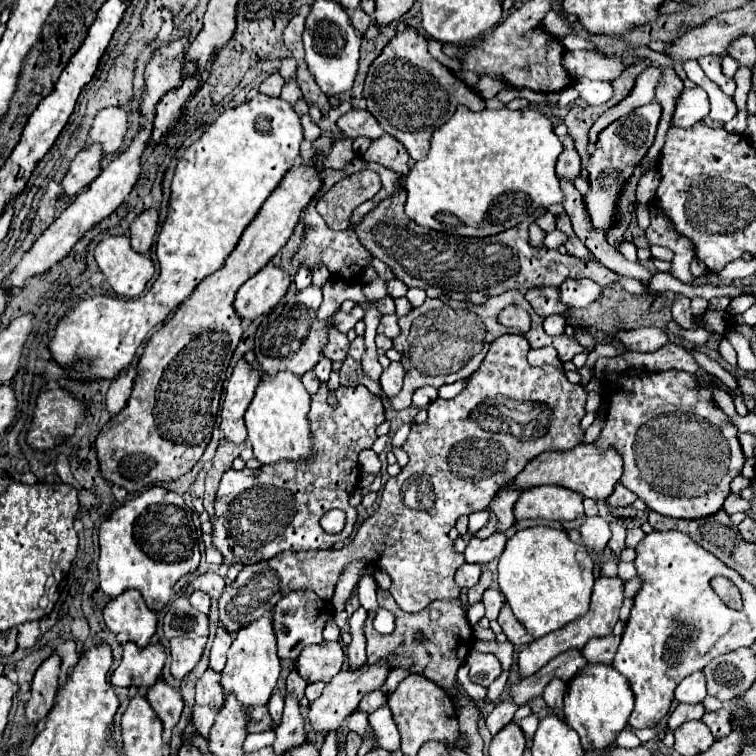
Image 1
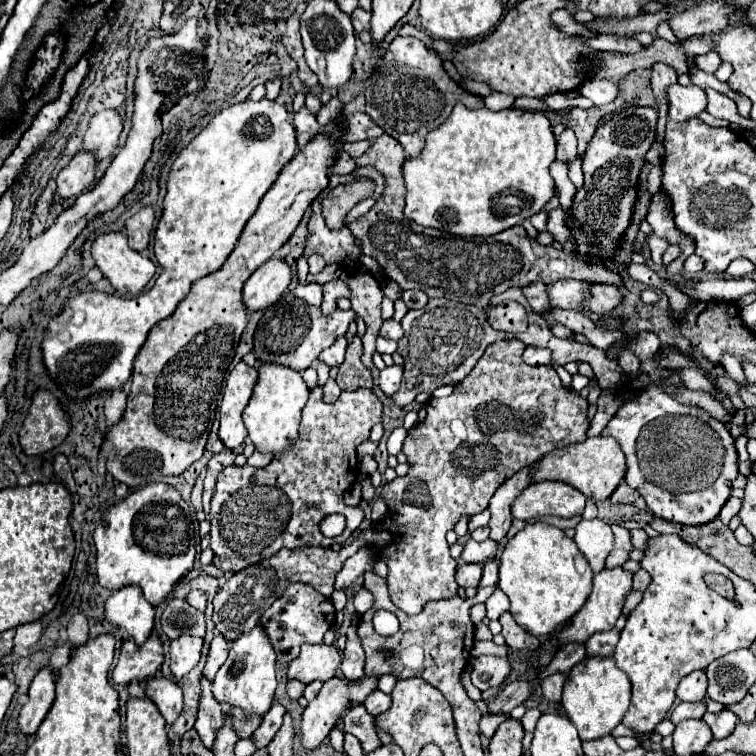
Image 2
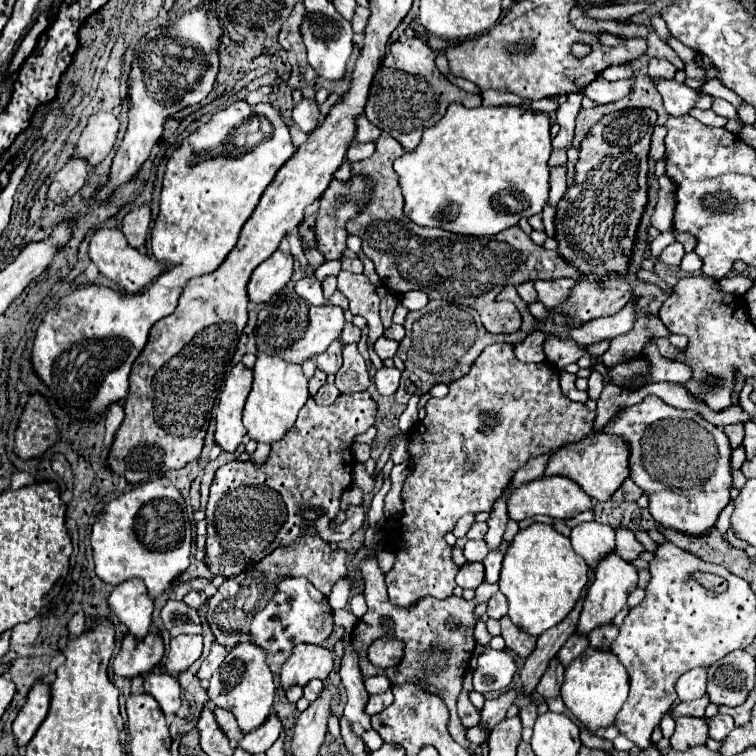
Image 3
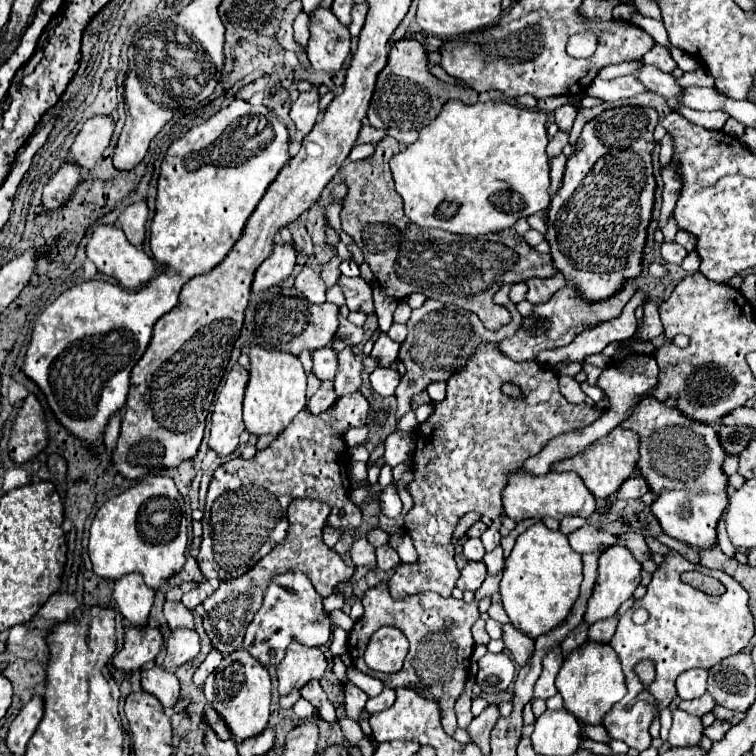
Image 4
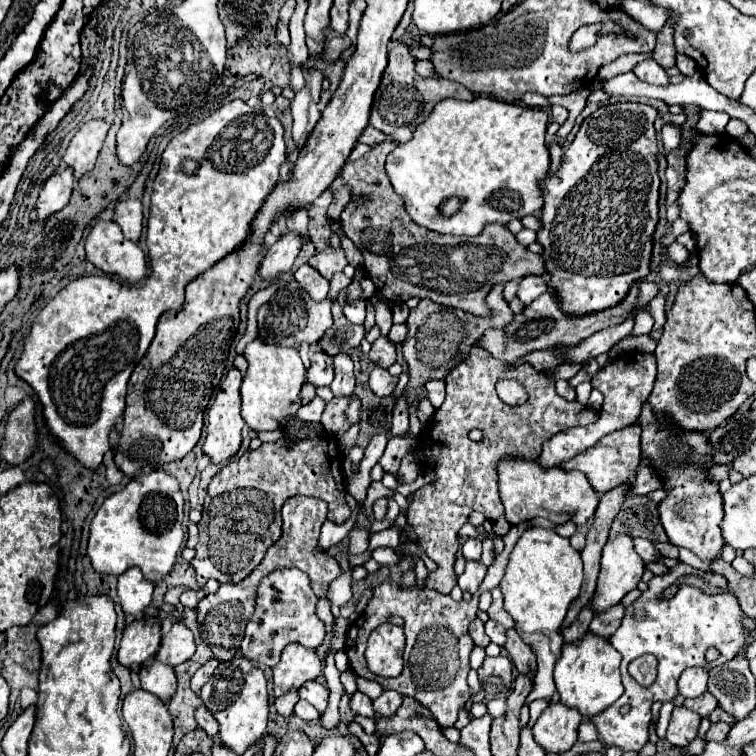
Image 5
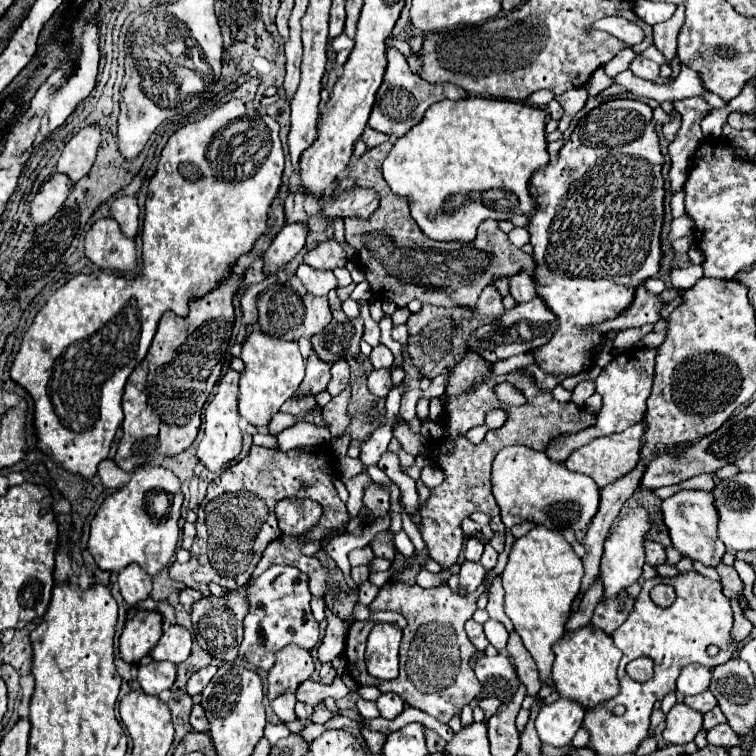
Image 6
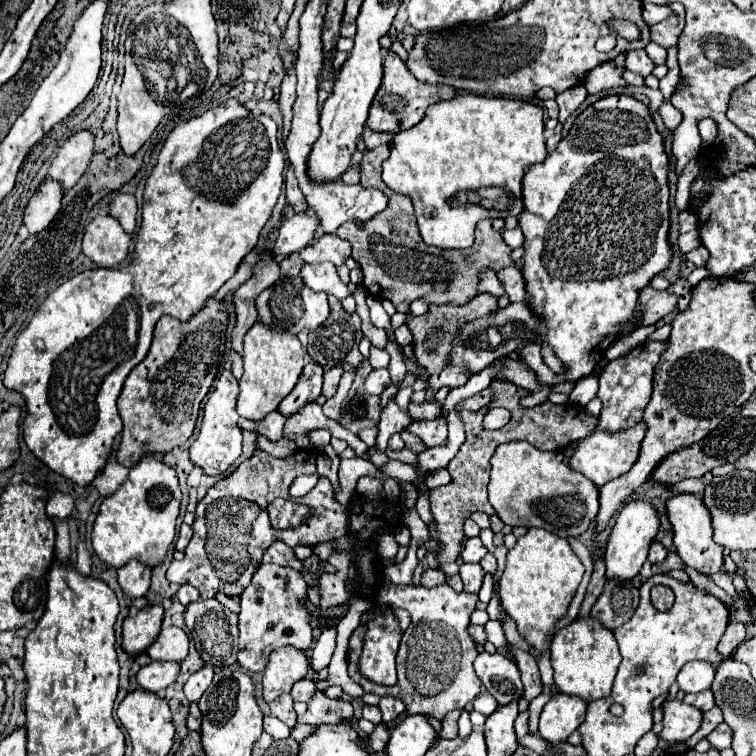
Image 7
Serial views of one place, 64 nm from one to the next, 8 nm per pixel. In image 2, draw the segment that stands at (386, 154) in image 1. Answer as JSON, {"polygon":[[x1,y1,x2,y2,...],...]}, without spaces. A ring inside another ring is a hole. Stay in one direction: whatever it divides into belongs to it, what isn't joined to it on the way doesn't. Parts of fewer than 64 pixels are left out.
{"polygon":[[390,134,376,138,366,154,356,158,356,166,376,166,388,180,388,188,374,208,348,224,350,232,360,240,362,252,380,262,386,276,400,284,402,290,424,290,428,298,448,298,464,304,474,304,478,308,488,308,492,296,518,286,524,288,532,282,554,284,562,278,578,278,596,284,624,286,620,274,608,270,600,264,590,264,572,252,558,252,552,246,542,246,536,240,528,240,524,226,508,228,496,236,474,236,462,238,452,236,444,230,424,228,408,220,402,212,404,206,404,180,402,164,406,160,404,148]]}

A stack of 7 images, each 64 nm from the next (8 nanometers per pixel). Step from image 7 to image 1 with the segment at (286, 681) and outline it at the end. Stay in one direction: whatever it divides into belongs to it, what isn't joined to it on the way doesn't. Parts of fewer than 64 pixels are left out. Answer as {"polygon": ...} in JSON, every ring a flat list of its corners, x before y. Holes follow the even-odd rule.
{"polygon":[[322,642,304,648,296,660,296,670,306,682,328,682,344,666,342,642]]}

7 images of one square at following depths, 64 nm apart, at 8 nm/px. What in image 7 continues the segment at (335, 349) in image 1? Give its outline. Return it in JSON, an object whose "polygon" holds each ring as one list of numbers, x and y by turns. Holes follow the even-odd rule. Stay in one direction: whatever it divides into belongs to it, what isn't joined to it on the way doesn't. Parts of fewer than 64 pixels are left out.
{"polygon":[[310,360,304,366,300,384,296,384,296,388,284,400,284,404,280,404,280,412,284,416,290,416,290,414,298,412,306,402,314,402,322,392,322,384,324,384,324,368]]}

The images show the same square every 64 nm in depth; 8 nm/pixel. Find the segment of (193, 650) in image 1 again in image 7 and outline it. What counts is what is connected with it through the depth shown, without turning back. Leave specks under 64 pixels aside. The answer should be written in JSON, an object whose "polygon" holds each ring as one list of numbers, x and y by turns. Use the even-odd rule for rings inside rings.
{"polygon":[[168,626,160,630,156,642,146,650,146,654,152,660,182,662,188,656,188,646,190,646,188,634,178,626]]}

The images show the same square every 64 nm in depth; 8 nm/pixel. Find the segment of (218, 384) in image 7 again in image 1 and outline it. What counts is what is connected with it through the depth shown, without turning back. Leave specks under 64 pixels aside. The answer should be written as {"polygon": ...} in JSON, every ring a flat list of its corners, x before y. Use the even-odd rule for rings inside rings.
{"polygon":[[244,358,238,360,234,366,232,376,228,378,224,404,222,404,222,432,226,440,230,442,244,442,246,440,246,428,244,428,244,412,248,404,252,402,252,396,260,384,262,376,260,372,248,364]]}

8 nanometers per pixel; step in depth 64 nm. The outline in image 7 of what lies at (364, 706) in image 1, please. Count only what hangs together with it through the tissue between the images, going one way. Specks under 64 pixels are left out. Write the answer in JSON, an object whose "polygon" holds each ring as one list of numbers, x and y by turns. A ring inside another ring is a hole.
{"polygon":[[382,696,380,698,380,710,382,710,382,720,384,722,390,722,394,720,398,714,402,714,406,710,404,702,400,698,394,698,394,696]]}

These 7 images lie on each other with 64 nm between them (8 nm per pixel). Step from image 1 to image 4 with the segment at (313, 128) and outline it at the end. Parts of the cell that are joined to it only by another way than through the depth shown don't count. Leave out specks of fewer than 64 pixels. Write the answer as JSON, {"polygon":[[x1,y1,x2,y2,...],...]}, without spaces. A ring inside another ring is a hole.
{"polygon":[[312,88,312,92,300,94,300,98,292,104,290,118,294,120,296,128,302,134,308,134,314,128,314,124,318,120,318,92,316,92,316,88]]}

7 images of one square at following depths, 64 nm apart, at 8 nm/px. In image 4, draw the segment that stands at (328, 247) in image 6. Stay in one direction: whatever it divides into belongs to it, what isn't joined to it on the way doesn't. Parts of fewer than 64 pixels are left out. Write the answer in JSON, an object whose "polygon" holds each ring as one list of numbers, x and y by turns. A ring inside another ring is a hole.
{"polygon":[[332,258,326,266,322,266,322,280,324,280,324,284,326,284,326,288,332,288,336,282,338,282,338,276,340,276,340,270,338,270,338,266,340,266,340,262,342,262,342,258]]}

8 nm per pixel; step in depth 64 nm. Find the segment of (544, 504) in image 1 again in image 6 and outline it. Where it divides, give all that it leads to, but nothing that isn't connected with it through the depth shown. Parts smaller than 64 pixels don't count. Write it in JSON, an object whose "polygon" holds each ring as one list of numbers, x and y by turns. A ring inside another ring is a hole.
{"polygon":[[508,446,498,452,492,464,492,492,502,510,506,530,526,520,534,520,556,532,564,528,586,530,600,500,600,490,596,490,596,484,586,474,570,472,564,464,548,460,544,452,526,446]]}

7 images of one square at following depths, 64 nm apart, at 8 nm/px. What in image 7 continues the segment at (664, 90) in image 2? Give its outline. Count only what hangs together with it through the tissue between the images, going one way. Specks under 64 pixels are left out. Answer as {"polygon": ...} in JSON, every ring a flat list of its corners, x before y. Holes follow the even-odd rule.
{"polygon":[[674,2,674,4,670,4,670,8,674,10,674,14,650,28,652,40,656,44,660,44,662,48,666,48,666,50,670,50,670,48,674,48,678,44,678,36,680,36,682,28,684,28,684,6]]}

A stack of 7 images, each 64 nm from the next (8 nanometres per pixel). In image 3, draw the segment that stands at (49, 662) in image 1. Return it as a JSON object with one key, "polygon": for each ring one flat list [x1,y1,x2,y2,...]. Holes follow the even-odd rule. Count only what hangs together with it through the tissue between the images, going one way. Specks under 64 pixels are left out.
{"polygon":[[36,680,36,684,32,686,32,690,28,694,28,702,18,712,18,716,12,724,16,742,20,746,24,746,32,740,38,726,46,718,48,708,50,708,50,684,46,684,44,680]]}

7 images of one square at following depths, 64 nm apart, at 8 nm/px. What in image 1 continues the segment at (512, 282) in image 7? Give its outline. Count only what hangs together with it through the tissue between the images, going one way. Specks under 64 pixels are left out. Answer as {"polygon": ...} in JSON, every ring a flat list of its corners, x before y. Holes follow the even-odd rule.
{"polygon":[[580,278,566,280,560,286,560,298,568,306,574,306,574,308,590,306,594,300,602,298,602,292,604,292,604,288,596,286,592,280,580,280]]}

